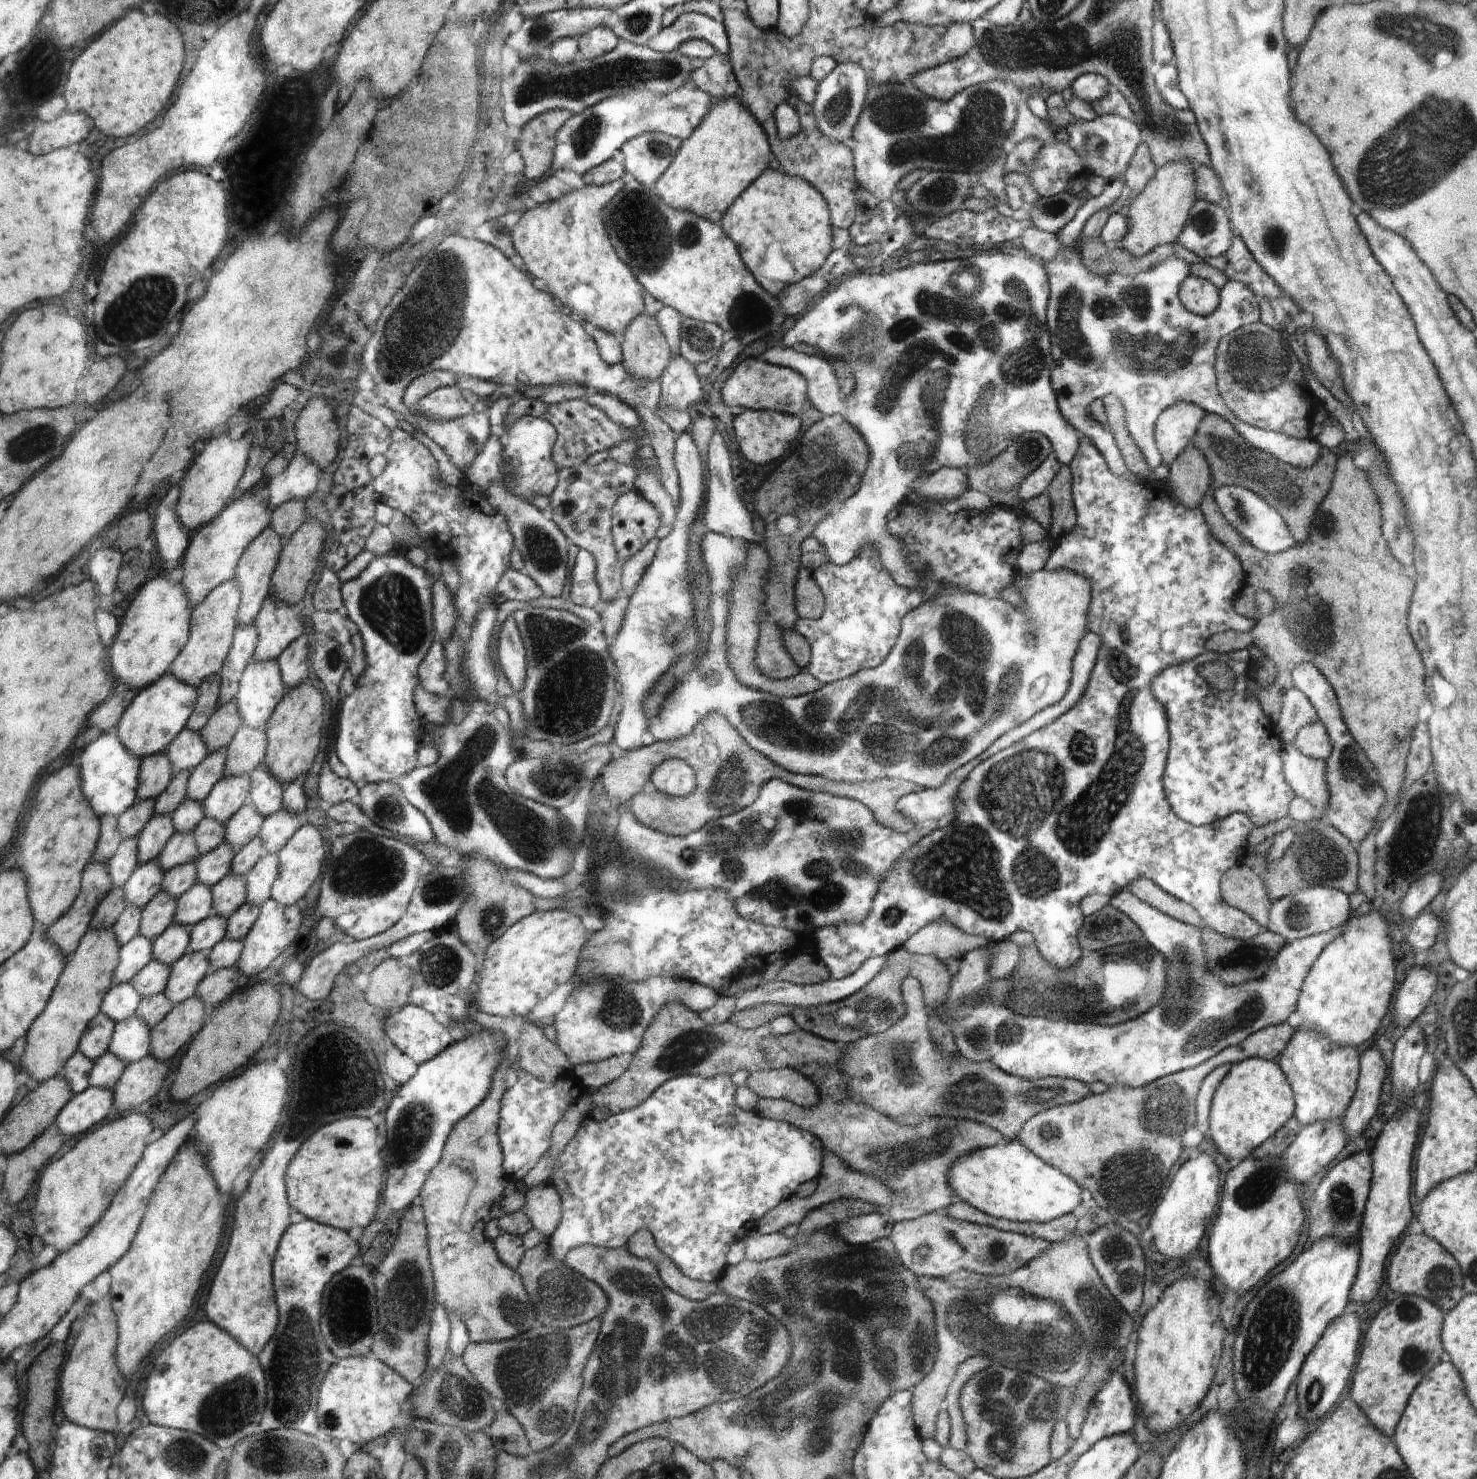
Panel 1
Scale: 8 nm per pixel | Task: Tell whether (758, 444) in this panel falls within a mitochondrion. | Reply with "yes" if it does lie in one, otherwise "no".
no

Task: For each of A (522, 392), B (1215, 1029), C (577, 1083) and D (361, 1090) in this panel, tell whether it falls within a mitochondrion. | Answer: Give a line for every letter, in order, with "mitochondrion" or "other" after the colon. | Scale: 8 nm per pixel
A: other
B: mitochondrion
C: other
D: mitochondrion

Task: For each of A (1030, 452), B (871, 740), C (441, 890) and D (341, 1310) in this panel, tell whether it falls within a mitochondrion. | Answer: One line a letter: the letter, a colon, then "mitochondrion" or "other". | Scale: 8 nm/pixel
A: mitochondrion
B: other
C: mitochondrion
D: mitochondrion

